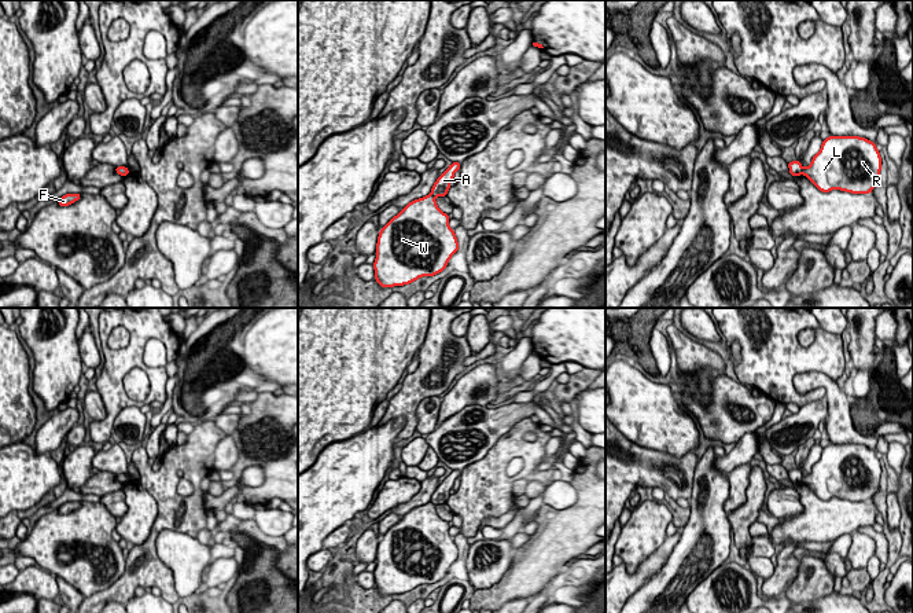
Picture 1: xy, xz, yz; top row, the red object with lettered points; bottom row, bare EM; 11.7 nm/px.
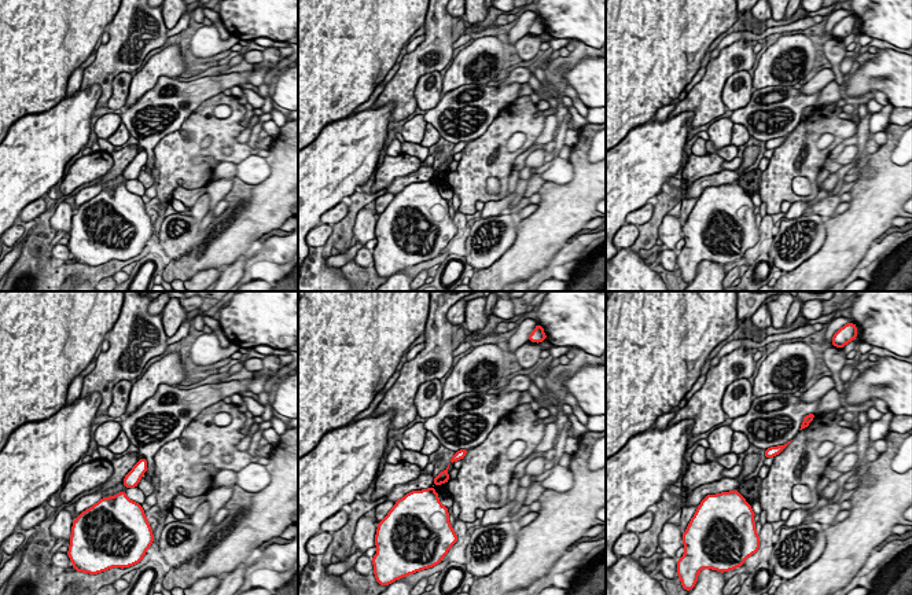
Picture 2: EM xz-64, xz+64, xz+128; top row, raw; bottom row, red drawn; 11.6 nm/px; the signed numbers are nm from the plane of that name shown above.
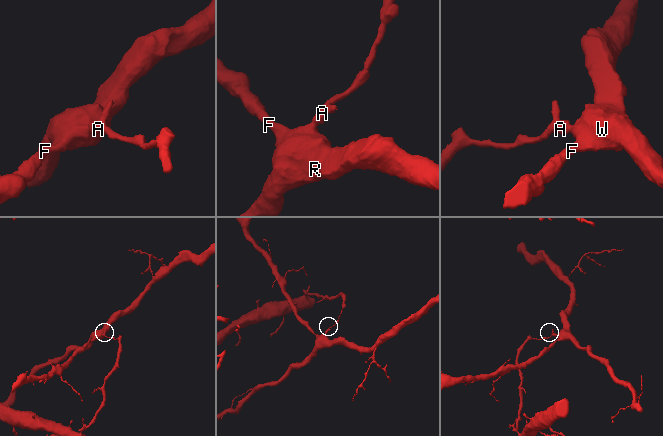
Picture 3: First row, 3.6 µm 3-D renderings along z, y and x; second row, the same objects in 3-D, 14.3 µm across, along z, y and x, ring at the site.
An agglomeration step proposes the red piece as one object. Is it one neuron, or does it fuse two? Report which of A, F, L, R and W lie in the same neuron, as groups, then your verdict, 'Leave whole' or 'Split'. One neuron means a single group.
Groups: A / F L R W. Split

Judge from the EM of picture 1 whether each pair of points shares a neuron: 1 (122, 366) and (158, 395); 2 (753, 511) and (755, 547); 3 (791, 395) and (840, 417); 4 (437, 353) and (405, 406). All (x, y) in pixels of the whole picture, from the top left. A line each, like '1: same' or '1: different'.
1: same
2: different
3: different
4: same

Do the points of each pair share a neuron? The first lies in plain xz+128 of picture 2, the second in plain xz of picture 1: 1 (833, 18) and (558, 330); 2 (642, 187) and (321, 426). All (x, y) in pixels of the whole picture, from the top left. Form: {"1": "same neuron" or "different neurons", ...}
{"1": "different neurons", "2": "different neurons"}

